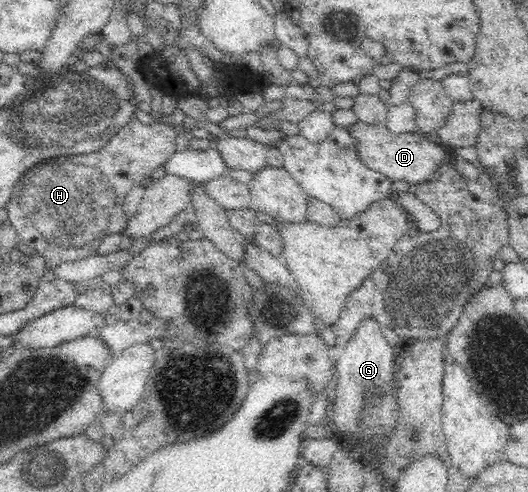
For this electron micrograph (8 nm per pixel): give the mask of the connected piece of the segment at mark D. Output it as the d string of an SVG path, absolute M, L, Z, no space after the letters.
M358 122L350 131L352 136L357 140L358 153L364 165L366 165L368 169L382 173L382 175L386 176L392 183L404 180L406 183L412 185L430 181L436 177L438 168L448 160L452 160L453 157L453 154L446 153L446 148L444 149L441 144L438 144L433 138L423 135L420 131L404 133L404 135L395 135L386 128L384 122L373 126Z

